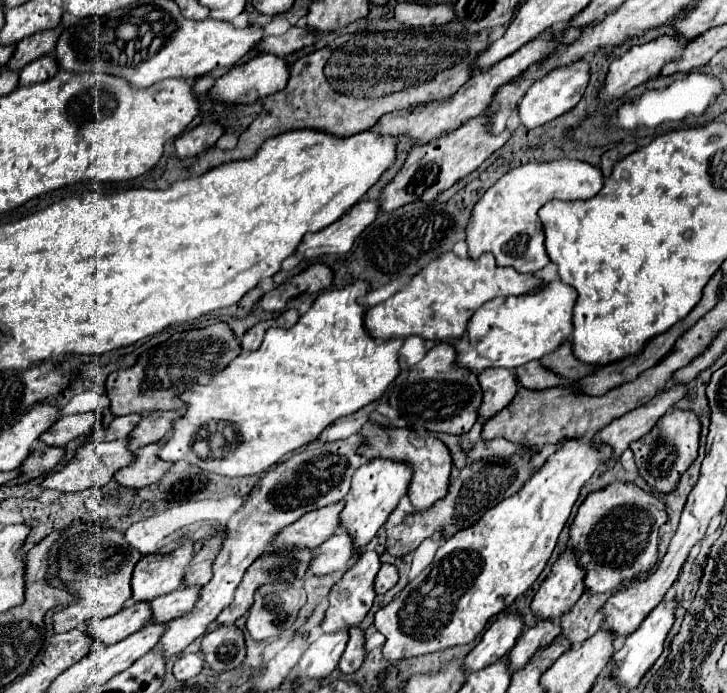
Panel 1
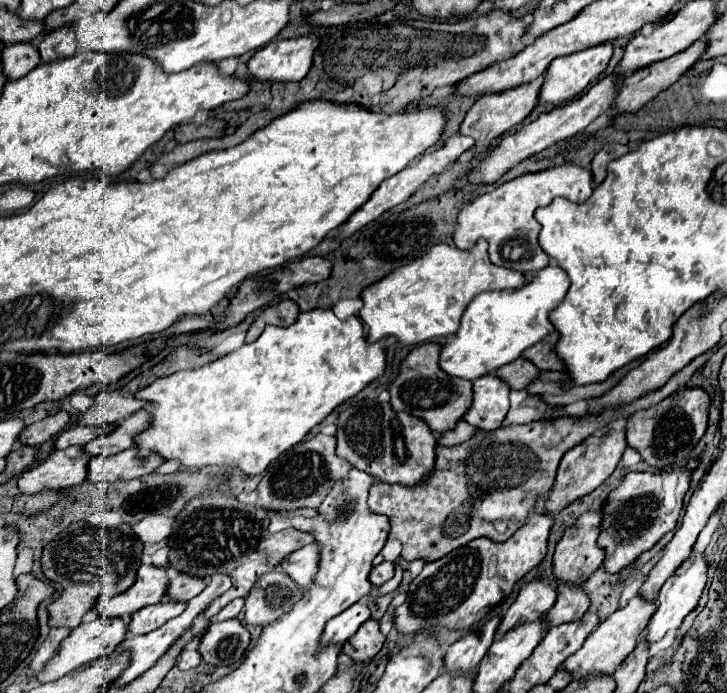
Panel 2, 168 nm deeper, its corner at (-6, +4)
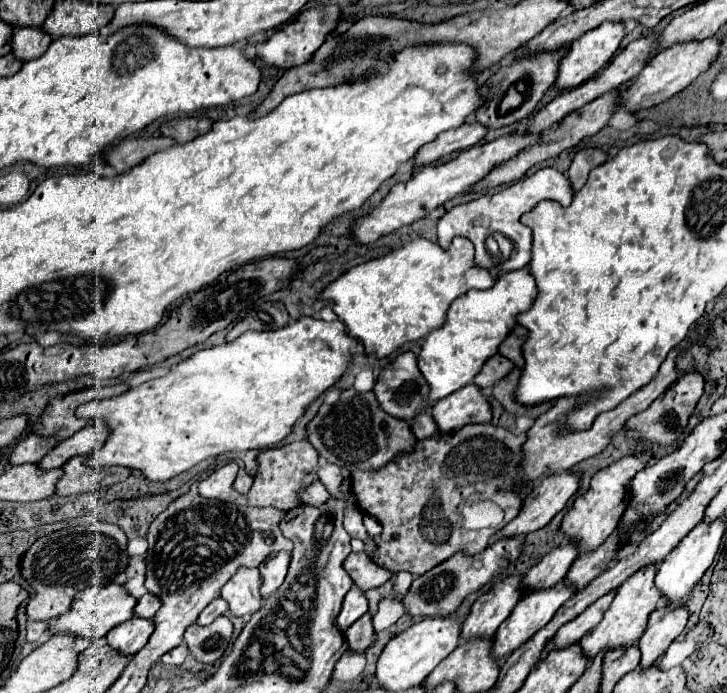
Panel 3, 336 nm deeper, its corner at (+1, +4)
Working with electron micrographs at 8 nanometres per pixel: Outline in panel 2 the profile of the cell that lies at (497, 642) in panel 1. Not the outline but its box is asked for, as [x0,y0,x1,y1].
[497,576,557,636]

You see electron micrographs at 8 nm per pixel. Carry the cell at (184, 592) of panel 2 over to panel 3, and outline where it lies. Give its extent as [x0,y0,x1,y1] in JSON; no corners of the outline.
[134,592,162,618]

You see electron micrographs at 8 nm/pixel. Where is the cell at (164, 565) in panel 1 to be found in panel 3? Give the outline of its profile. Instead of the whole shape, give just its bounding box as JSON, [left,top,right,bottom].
[48,584,138,638]

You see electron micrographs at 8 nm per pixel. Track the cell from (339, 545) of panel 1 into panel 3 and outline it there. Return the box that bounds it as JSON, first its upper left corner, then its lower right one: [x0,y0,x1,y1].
[260,552,290,596]

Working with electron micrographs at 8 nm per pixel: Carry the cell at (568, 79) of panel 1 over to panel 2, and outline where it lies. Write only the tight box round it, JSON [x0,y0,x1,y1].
[539,44,613,106]

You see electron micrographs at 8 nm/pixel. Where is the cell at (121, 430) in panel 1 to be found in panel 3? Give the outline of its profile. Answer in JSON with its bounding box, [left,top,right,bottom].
[10,434,58,464]

